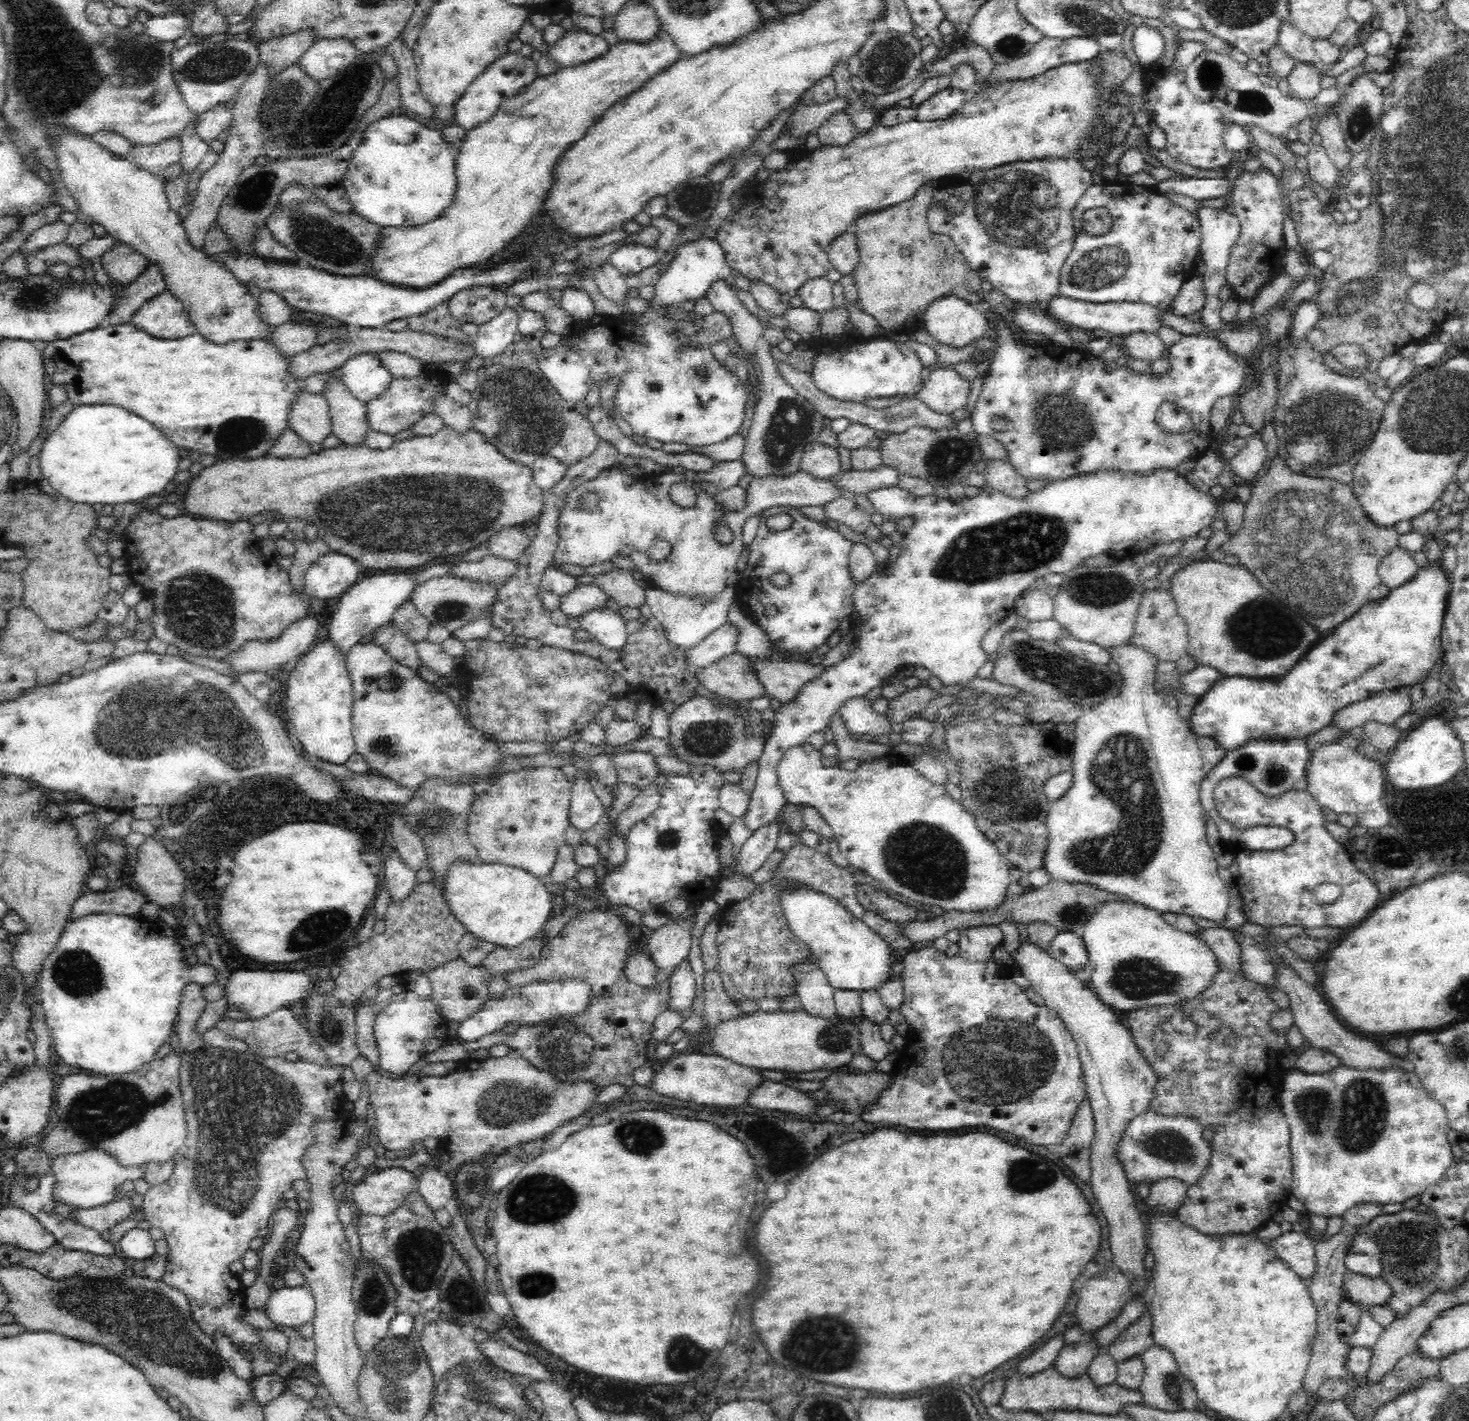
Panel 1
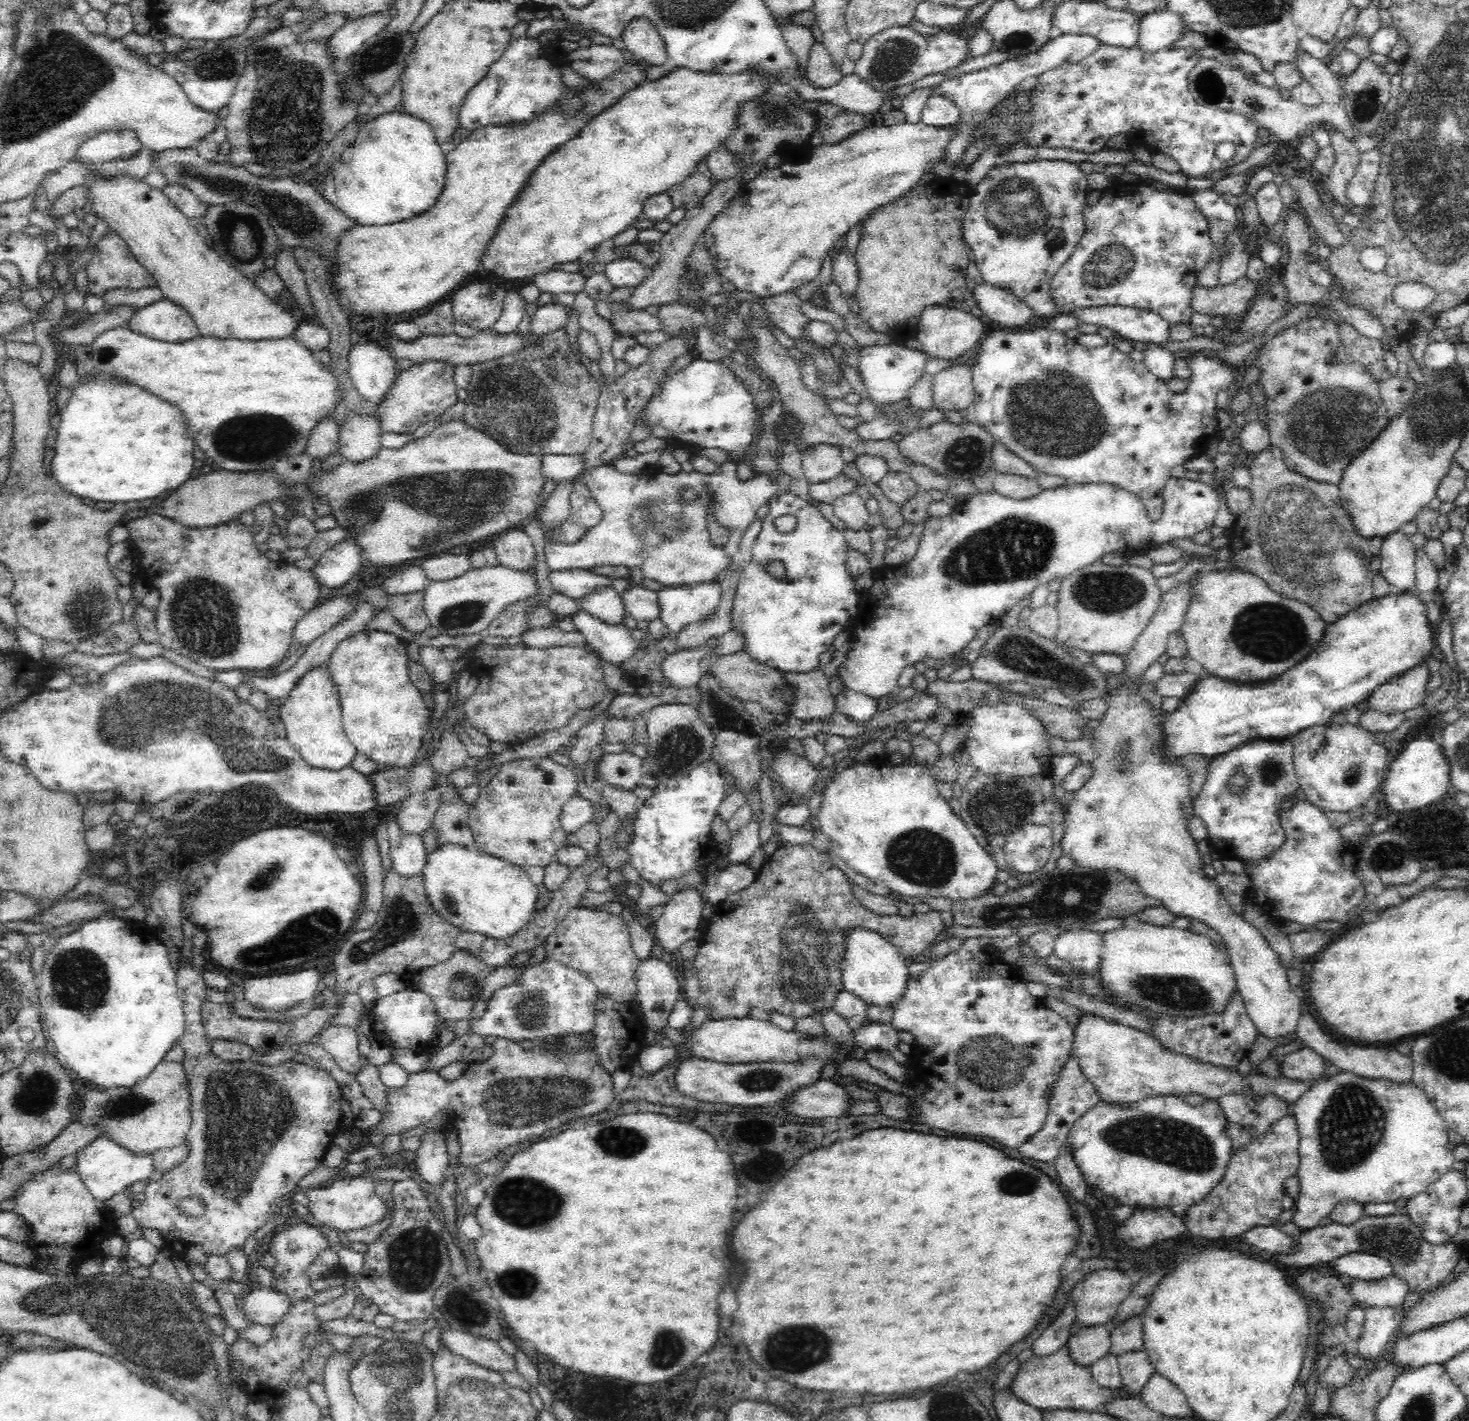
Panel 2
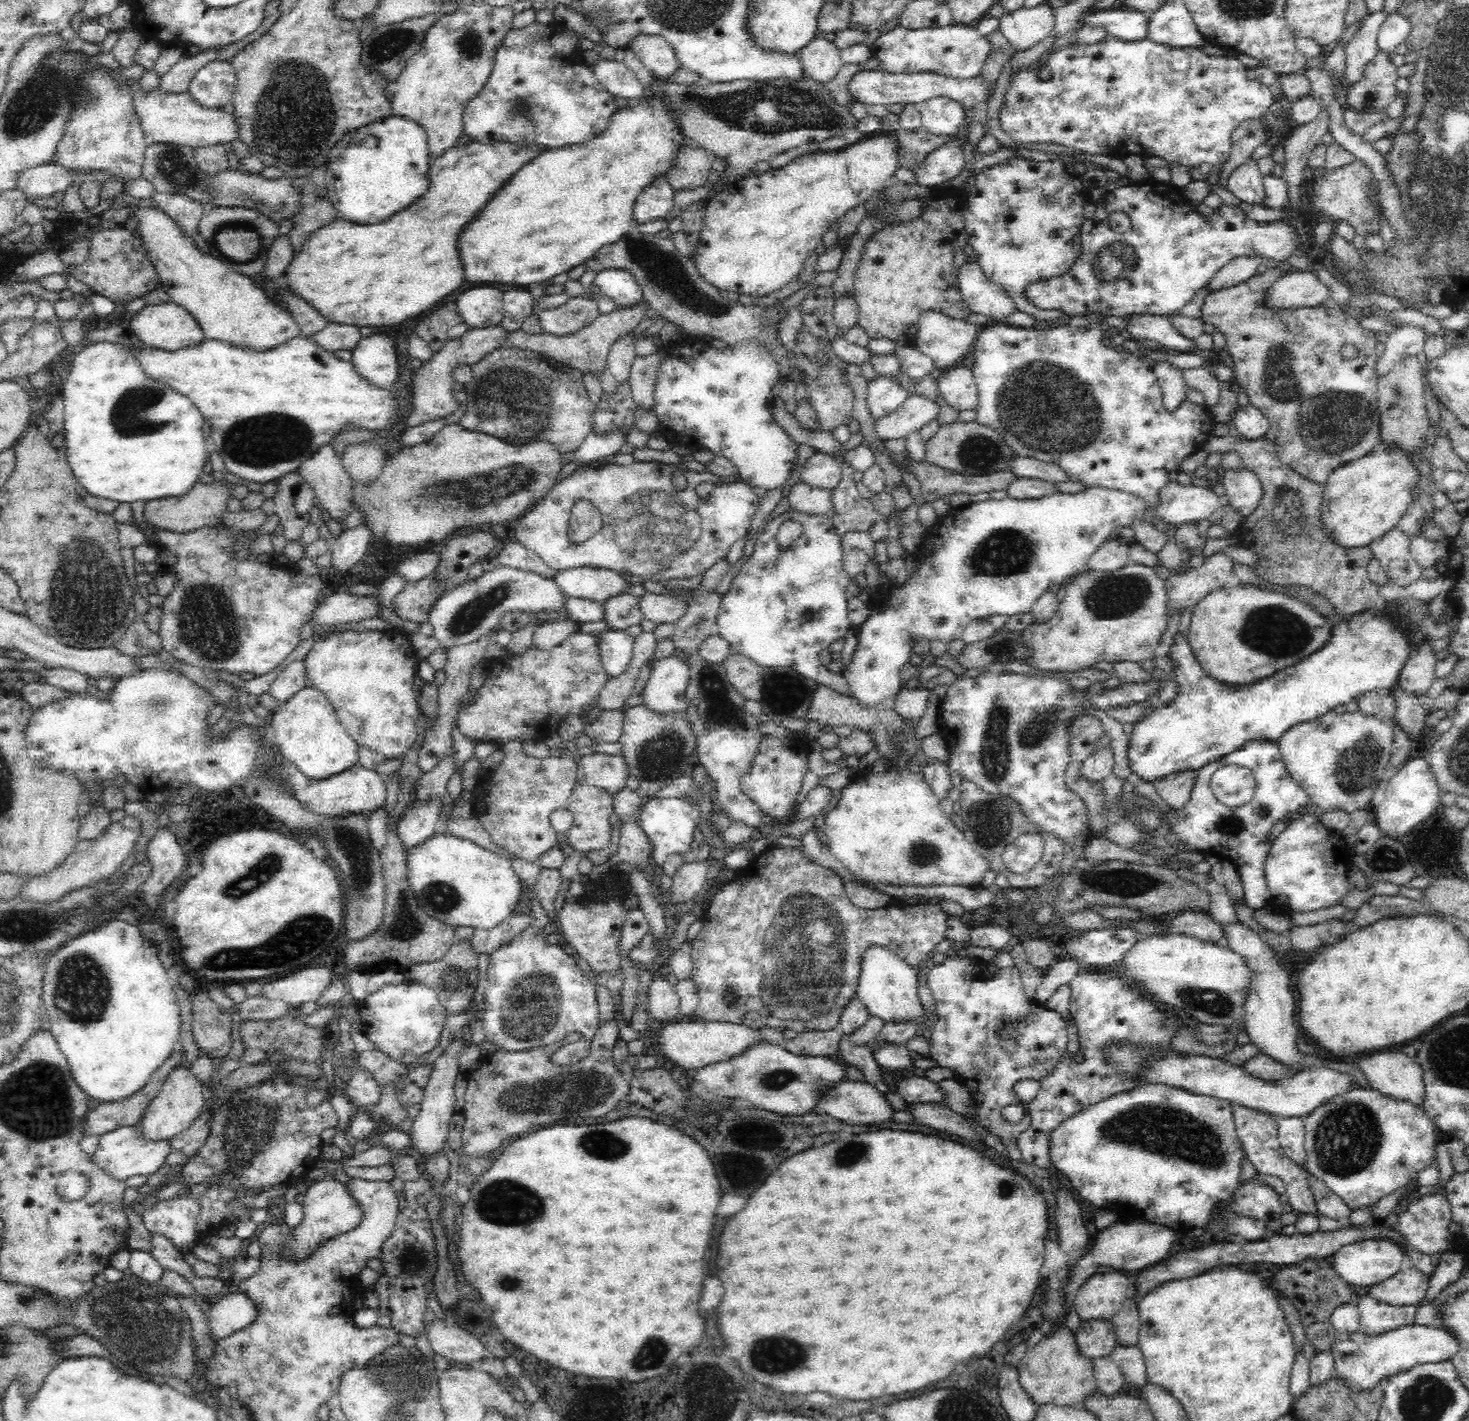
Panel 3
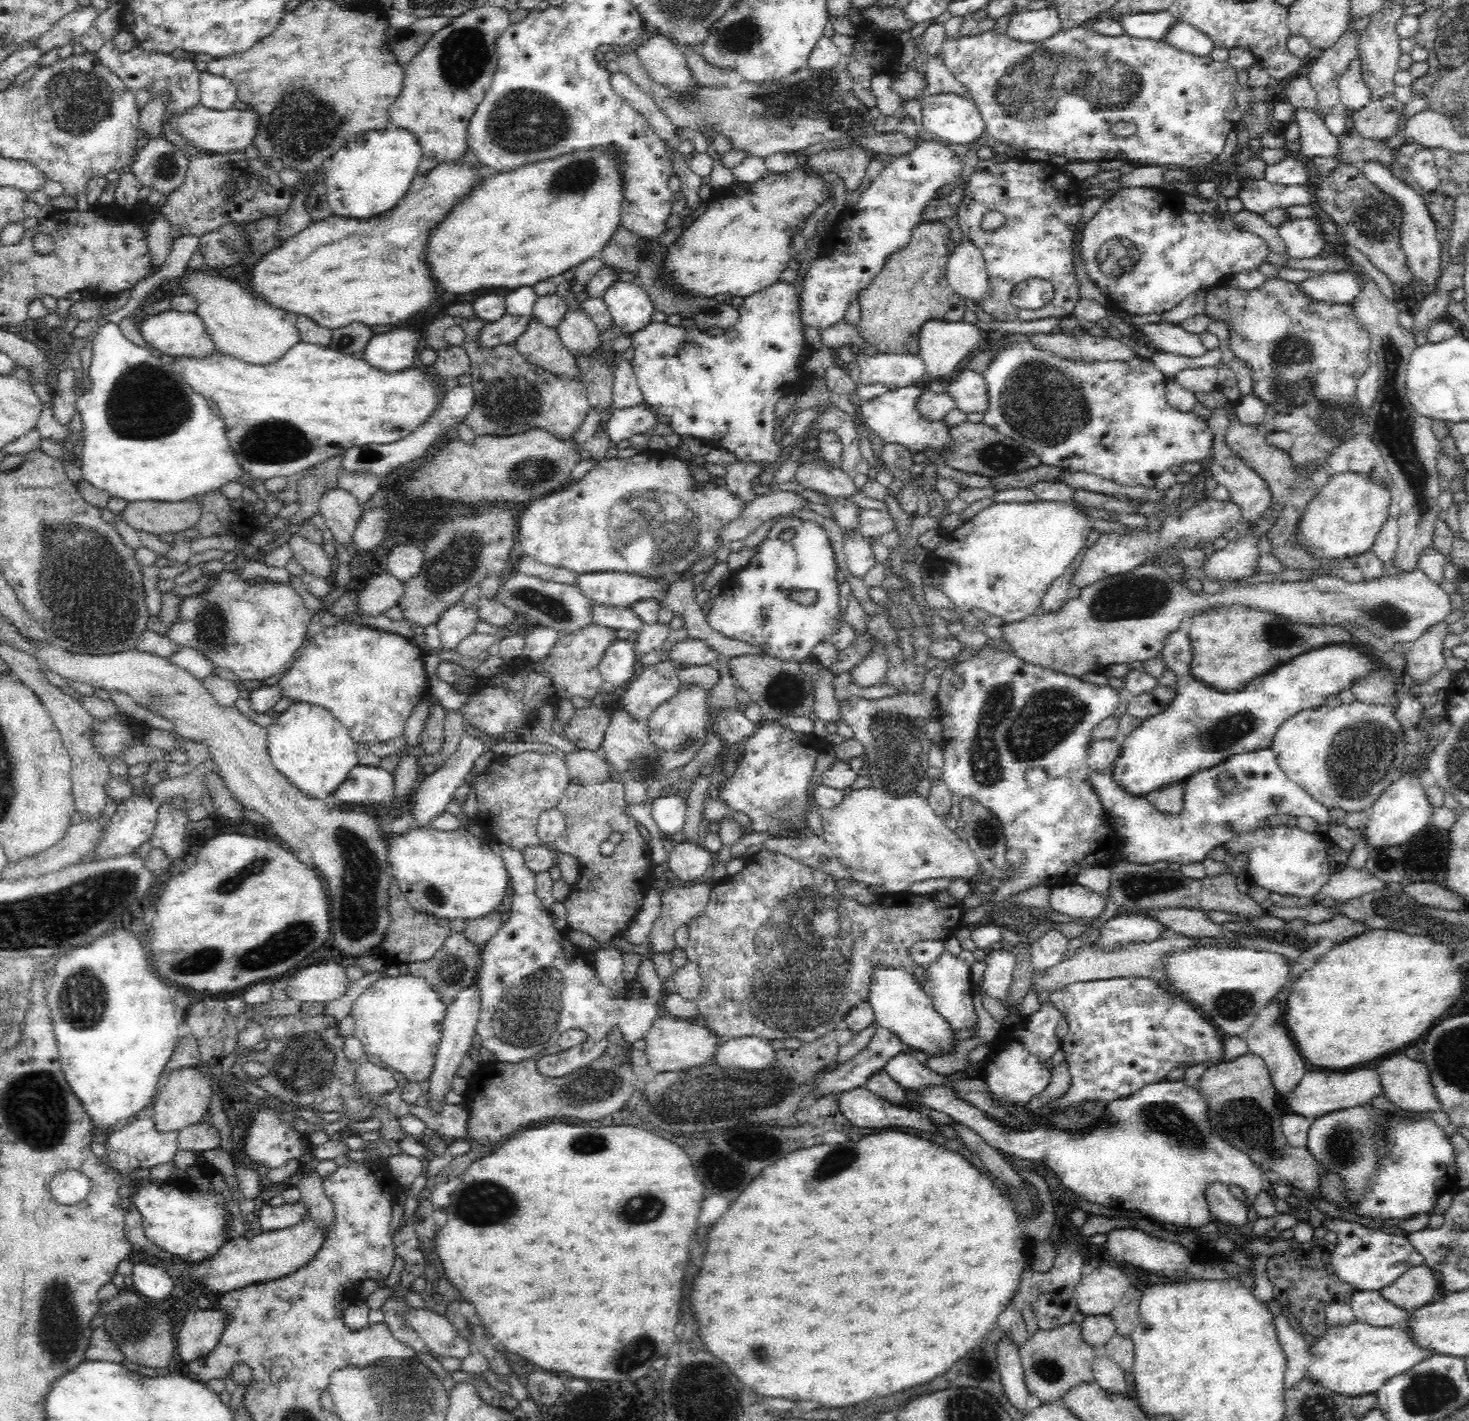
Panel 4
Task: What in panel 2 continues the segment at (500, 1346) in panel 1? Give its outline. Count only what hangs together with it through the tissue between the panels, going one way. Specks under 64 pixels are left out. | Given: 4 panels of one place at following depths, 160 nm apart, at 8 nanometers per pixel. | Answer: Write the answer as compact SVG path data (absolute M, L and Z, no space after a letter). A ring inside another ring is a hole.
M446 1327L440 1332L440 1343L448 1347L454 1354L463 1356L470 1362L496 1372L518 1371L514 1354L504 1351L497 1342L484 1337Z

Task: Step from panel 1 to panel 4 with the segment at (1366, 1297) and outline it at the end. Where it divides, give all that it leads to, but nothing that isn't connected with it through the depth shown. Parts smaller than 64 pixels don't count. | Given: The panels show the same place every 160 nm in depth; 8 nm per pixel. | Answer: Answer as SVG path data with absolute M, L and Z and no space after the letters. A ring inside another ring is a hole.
M1418 1265L1404 1271L1392 1284L1378 1292L1386 1300L1411 1311L1437 1300L1438 1278L1428 1265Z

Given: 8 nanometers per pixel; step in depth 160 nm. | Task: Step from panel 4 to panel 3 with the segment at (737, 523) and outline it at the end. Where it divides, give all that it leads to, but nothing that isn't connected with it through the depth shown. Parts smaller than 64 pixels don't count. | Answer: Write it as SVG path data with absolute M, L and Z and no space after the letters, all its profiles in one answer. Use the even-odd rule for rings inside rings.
M800 482L790 490L788 504L790 511L810 515L825 515L830 512L832 500L833 490L813 488L804 482Z

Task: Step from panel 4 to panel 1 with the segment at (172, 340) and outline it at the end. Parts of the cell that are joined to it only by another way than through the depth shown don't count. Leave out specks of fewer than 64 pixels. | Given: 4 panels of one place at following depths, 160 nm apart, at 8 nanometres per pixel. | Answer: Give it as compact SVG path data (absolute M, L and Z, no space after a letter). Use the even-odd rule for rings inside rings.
M162 292L144 303L132 314L130 323L161 339L176 340L197 333L181 300L171 292Z

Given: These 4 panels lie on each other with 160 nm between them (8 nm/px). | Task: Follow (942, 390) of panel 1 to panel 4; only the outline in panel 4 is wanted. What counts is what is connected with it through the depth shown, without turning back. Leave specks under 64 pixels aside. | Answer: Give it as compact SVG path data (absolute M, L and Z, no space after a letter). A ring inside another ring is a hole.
M968 367L958 370L956 377L945 389L955 408L966 414L982 413L988 406L988 393L984 377Z

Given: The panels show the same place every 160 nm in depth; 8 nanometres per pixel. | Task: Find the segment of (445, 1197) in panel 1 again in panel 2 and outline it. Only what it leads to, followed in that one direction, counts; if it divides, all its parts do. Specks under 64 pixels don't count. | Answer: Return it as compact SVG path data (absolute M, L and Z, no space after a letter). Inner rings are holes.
M442 1130L426 1132L421 1136L421 1144L411 1156L413 1169L424 1183L437 1189L450 1175L452 1167Z

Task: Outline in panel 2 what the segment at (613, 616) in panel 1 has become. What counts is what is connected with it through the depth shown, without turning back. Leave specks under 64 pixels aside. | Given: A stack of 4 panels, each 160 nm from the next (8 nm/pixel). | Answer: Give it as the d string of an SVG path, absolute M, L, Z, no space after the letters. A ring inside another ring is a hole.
M578 611L571 616L577 630L585 636L587 643L593 646L602 658L621 667L631 658L638 642L631 637L630 629L623 623L606 624L599 618Z

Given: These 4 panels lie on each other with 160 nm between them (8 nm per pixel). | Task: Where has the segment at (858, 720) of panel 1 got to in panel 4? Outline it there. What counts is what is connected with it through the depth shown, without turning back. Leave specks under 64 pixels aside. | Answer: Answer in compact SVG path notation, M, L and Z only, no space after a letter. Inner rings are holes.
M778 518L770 528L766 538L757 546L756 554L750 562L735 574L736 582L728 581L728 586L722 588L722 594L716 598L714 606L705 616L710 627L721 635L756 645L760 654L786 662L804 664L810 661L812 649L822 642L829 642L832 634L836 634L844 624L844 606L841 605L839 594L840 585L836 581L838 566L834 557L834 550L830 538L824 528L810 520L799 518ZM788 528L796 531L792 542L783 542L779 535ZM792 588L798 590L813 590L818 599L810 606L801 606L790 600L789 592Z

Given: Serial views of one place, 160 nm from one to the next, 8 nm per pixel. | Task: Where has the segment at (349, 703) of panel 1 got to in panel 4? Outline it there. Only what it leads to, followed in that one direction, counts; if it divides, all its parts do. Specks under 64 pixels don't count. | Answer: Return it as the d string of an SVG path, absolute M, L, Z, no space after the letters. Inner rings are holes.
M294 702L267 726L267 734L273 766L312 799L329 800L352 768L359 765L357 743L327 708Z

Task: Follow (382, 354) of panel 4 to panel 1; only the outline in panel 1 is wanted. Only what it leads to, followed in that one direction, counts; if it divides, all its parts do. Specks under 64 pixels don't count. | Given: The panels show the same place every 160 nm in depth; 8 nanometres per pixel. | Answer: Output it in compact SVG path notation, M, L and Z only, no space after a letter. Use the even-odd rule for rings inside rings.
M360 353L340 366L340 379L360 401L367 403L380 396L392 381L382 361L371 353Z

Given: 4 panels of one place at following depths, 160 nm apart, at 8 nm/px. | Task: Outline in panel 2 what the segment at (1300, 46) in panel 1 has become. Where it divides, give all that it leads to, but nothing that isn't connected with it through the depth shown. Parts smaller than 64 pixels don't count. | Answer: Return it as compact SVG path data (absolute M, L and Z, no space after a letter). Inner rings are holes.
M1299 46L1297 49L1296 66L1301 75L1319 93L1325 103L1338 104L1342 100L1342 79L1329 69L1329 62L1310 56Z

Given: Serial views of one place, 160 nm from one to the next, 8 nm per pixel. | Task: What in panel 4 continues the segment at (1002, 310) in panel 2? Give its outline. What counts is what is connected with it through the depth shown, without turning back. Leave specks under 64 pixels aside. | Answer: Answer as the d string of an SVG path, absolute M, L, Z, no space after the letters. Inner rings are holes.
M964 239L949 256L946 276L949 287L963 299L979 304L989 294L989 274L976 245Z

